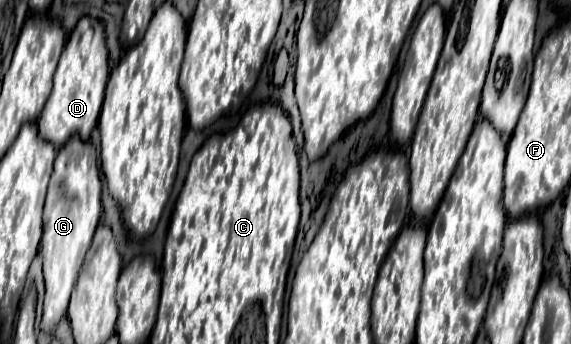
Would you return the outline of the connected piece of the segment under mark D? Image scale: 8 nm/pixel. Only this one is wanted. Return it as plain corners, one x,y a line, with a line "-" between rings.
83,17
77,23
63,49
53,81
53,91
37,121
39,137
43,141
53,143
57,149
63,147
73,135
79,135
83,141
89,141
91,131
99,121
99,113
105,99
105,87
109,81
109,57
105,47
105,27
101,21
93,17

